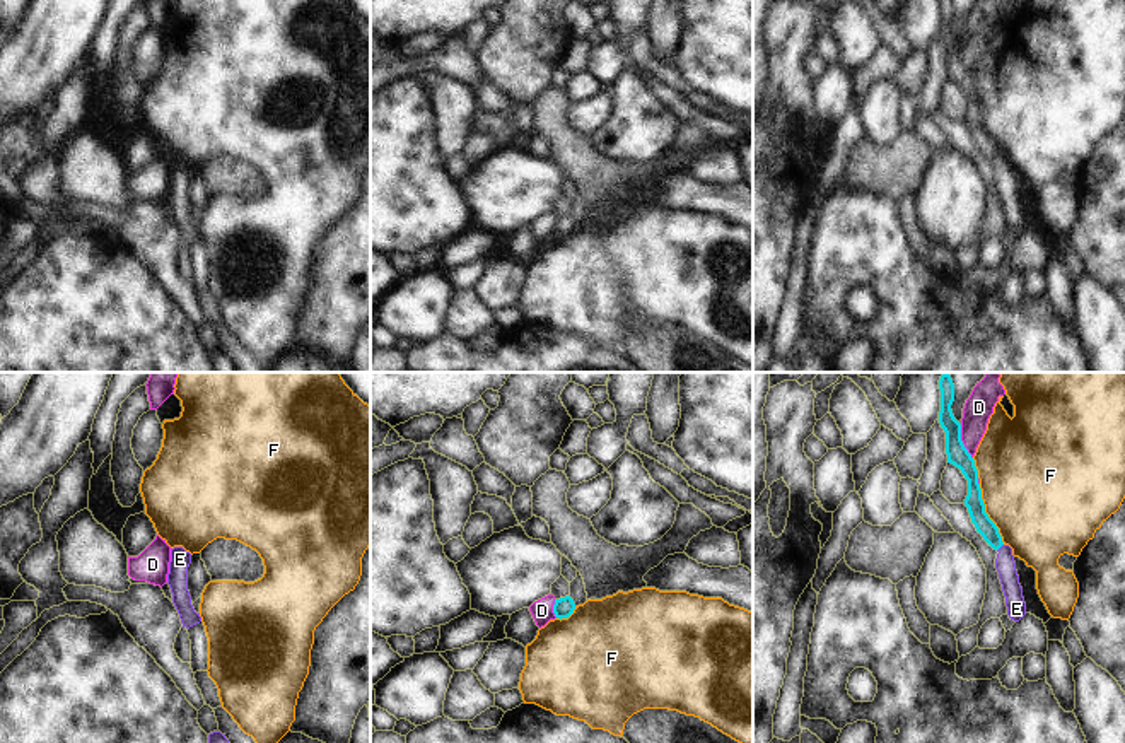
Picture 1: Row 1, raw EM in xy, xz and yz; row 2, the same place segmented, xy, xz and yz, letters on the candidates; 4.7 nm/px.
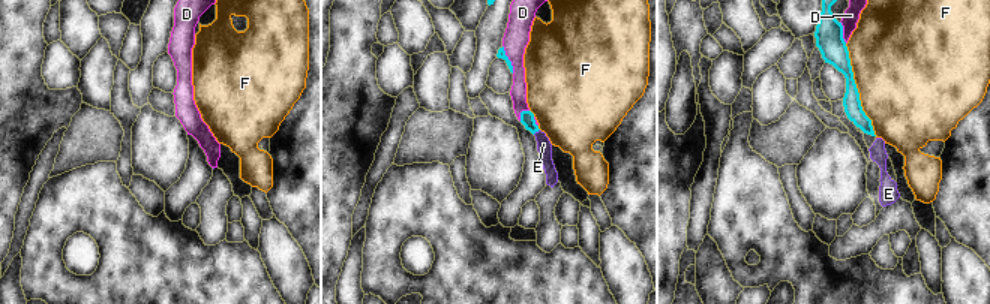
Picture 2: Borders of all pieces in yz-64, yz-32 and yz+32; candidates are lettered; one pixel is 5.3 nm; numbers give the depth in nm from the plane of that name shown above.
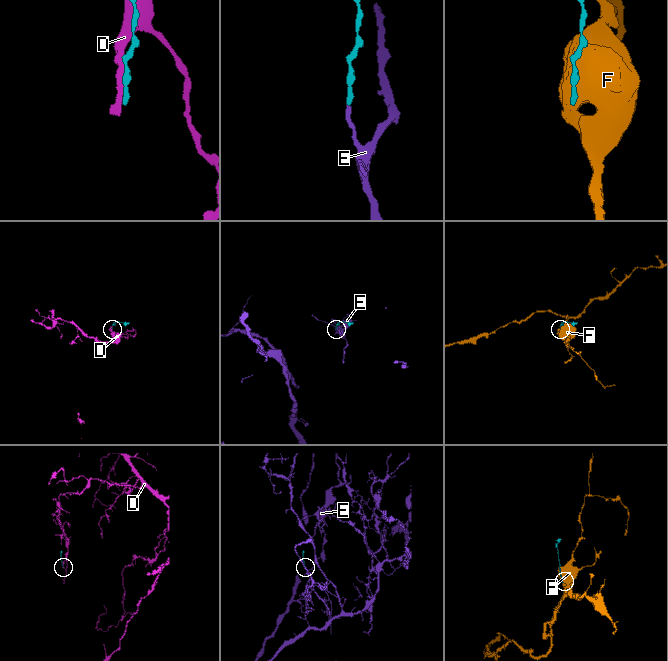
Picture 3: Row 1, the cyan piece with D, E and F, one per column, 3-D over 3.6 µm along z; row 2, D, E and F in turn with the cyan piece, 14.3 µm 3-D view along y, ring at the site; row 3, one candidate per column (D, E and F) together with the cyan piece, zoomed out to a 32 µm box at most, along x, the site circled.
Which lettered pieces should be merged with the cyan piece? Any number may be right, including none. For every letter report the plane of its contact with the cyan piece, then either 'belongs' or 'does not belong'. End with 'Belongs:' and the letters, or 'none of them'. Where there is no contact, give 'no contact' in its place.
D: yz | does not belong
E: yz | belongs
F: yz | does not belong
Belongs: E

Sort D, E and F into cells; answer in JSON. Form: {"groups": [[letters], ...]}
{"groups": [["D"], ["E"], ["F"]]}

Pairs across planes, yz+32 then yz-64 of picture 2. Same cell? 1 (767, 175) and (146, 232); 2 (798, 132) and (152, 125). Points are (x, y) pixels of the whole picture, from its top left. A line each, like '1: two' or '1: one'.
1: one
2: two

